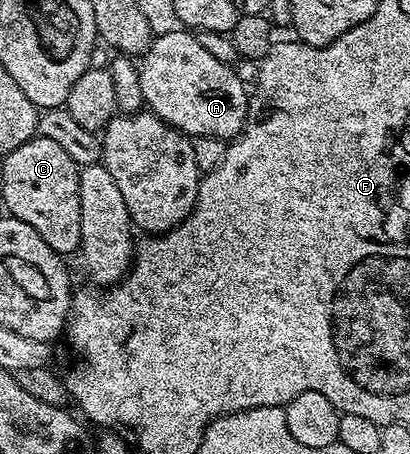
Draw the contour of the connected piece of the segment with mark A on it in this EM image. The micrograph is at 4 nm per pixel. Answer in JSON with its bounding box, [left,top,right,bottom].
[139,28,250,140]

